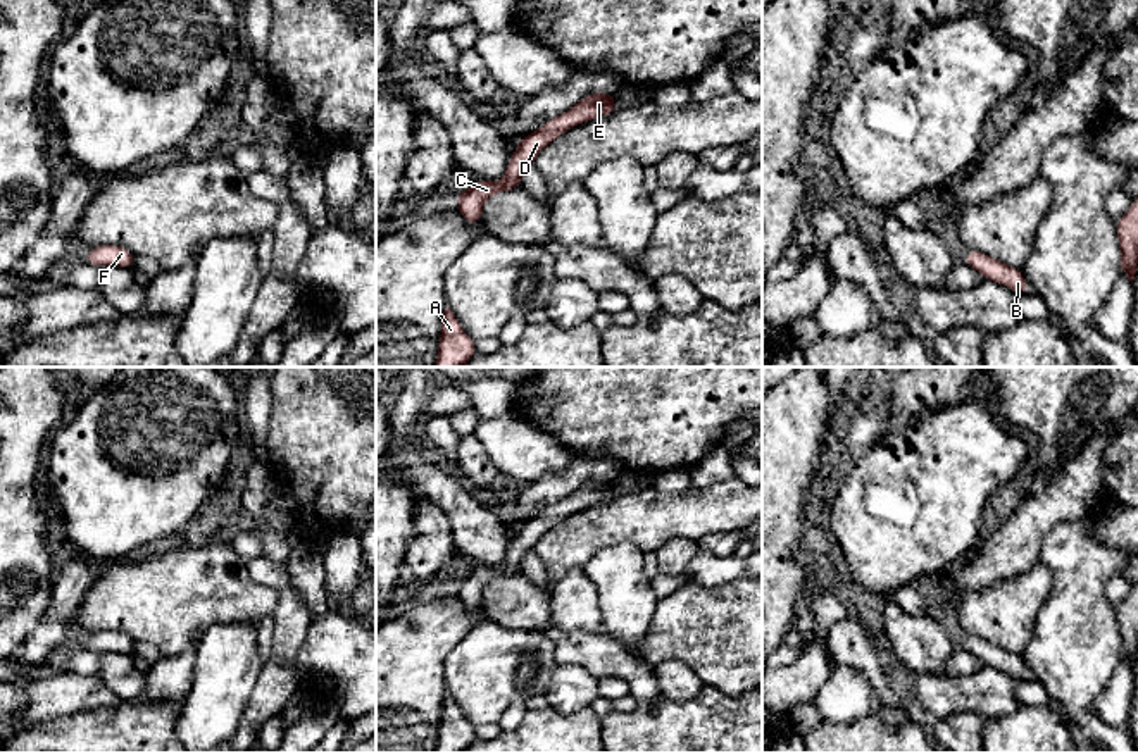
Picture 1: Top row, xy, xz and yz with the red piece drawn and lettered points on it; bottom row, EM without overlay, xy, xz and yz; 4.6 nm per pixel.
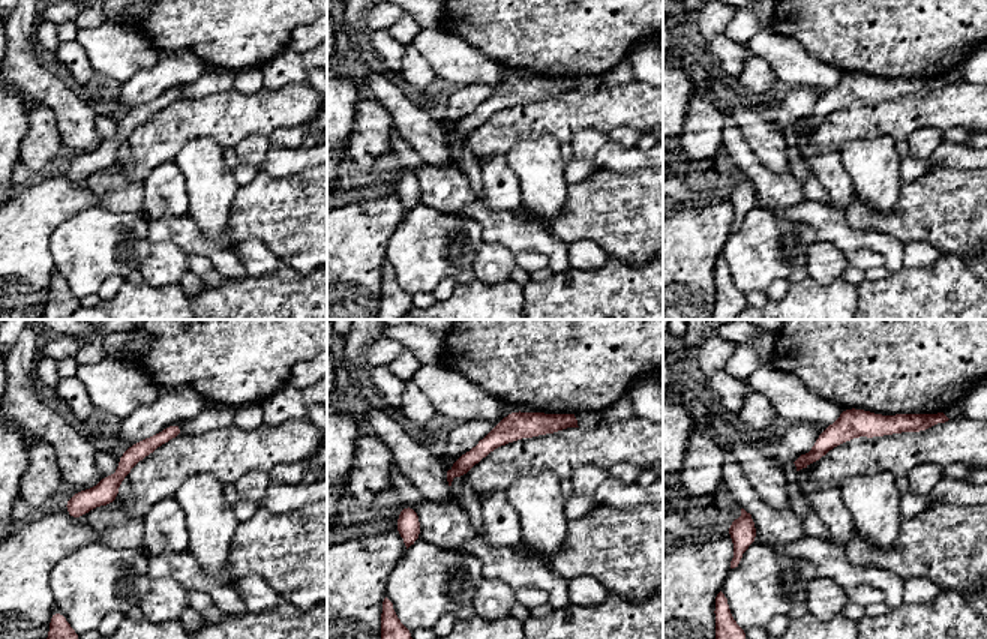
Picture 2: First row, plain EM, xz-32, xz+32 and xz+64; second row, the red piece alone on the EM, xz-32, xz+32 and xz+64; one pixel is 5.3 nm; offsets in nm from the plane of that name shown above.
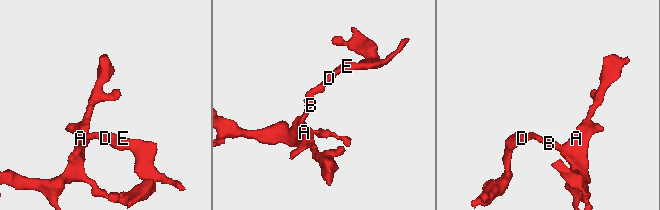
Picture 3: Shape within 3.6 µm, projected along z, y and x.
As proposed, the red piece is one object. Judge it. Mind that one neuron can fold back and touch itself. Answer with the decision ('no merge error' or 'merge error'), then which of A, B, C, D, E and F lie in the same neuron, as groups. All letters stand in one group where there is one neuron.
no merge error; groups A B C D E F

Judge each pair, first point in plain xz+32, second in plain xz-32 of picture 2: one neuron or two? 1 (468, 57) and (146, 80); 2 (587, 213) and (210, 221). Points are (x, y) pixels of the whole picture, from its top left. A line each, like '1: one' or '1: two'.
1: two
2: two

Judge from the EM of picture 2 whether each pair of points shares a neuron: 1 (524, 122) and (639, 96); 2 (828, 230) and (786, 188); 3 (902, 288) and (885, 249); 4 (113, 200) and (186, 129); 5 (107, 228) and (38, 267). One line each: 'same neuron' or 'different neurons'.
1: same neuron
2: different neurons
3: different neurons
4: different neurons
5: different neurons

